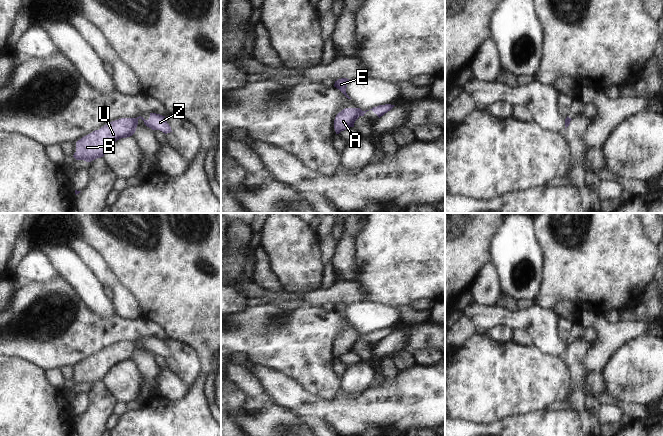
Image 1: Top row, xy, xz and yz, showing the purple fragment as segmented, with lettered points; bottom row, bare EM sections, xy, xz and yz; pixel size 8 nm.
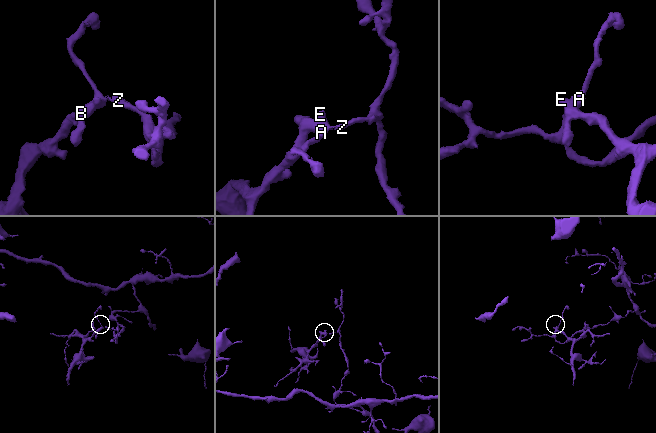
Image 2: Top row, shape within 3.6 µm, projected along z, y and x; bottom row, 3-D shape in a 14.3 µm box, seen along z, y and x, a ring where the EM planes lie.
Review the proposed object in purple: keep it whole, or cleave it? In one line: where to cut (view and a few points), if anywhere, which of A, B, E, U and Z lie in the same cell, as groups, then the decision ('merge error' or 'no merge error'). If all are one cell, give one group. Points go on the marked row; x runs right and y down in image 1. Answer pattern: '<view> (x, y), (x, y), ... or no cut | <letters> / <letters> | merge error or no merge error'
xy (134, 118), (137, 121) | A B E U / Z | merge error

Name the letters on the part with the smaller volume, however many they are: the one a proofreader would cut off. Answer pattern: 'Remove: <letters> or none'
Remove: A, B, E, U

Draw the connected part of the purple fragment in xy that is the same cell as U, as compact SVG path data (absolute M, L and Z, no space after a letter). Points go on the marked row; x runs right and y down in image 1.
M135 118L112 121L78 140L73 157L86 162L101 158L117 140L132 136L137 125L138 121Z

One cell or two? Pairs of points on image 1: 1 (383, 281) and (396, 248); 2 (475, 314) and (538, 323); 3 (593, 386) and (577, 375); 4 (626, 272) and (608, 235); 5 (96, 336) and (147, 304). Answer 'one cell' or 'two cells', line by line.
1: one cell
2: one cell
3: two cells
4: one cell
5: two cells

